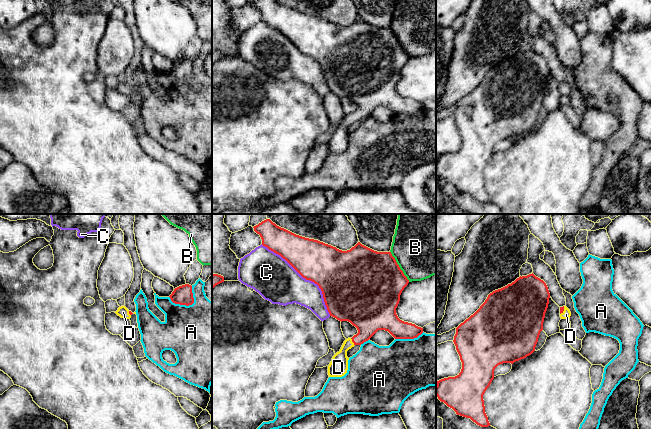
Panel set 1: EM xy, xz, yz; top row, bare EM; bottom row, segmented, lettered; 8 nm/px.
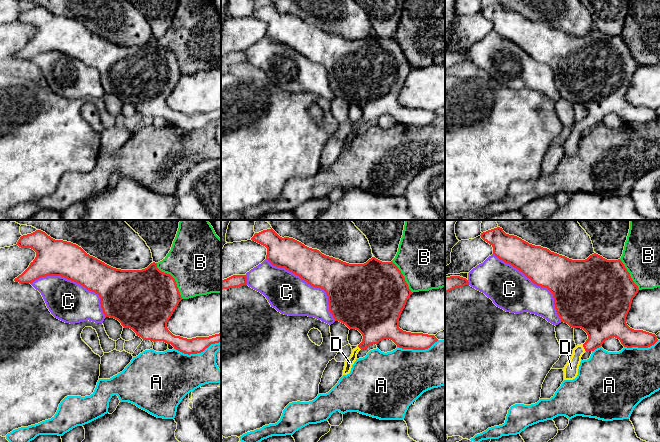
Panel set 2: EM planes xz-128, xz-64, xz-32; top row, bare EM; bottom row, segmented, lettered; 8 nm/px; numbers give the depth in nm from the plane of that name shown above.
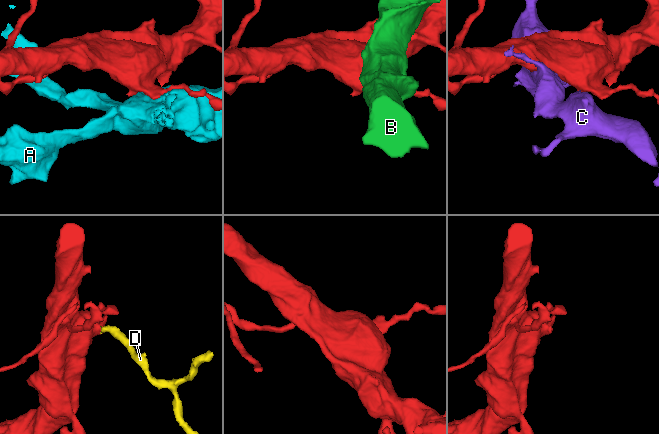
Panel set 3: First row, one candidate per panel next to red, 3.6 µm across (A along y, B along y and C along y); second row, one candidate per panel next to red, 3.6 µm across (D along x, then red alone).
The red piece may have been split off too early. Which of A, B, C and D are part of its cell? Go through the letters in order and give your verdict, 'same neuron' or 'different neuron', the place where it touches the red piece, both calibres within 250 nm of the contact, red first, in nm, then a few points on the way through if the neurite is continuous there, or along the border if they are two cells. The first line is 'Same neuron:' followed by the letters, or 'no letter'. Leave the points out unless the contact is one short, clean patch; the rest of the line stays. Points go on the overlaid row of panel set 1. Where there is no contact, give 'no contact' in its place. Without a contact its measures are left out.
Same neuron: D
A: different neuron | xy (181, 304) | 150/440 nm
B: different neuron | xz (398, 266) | 500/480 nm
C: different neuron | xz (304, 277) | 360/340 nm
D: same neuron | xz (352, 341) | 280/150 nm | across xz (367, 314), (366, 329), (352, 341), (343, 350), (338, 367)

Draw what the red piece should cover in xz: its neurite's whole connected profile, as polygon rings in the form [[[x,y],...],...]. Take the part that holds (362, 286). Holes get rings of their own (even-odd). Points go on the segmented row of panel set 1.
[[[266,219],[254,226],[254,231],[260,235],[262,245],[285,259],[303,278],[317,284],[322,291],[323,298],[330,316],[339,321],[348,321],[358,330],[352,338],[344,341],[328,366],[329,377],[342,377],[347,373],[347,351],[355,345],[361,345],[368,341],[378,330],[388,331],[395,339],[414,339],[423,333],[423,328],[415,324],[400,320],[396,314],[396,308],[400,301],[400,295],[408,285],[409,280],[400,269],[391,252],[377,252],[360,242],[350,250],[342,251],[318,240],[296,235],[284,228],[277,226],[270,219]]]

